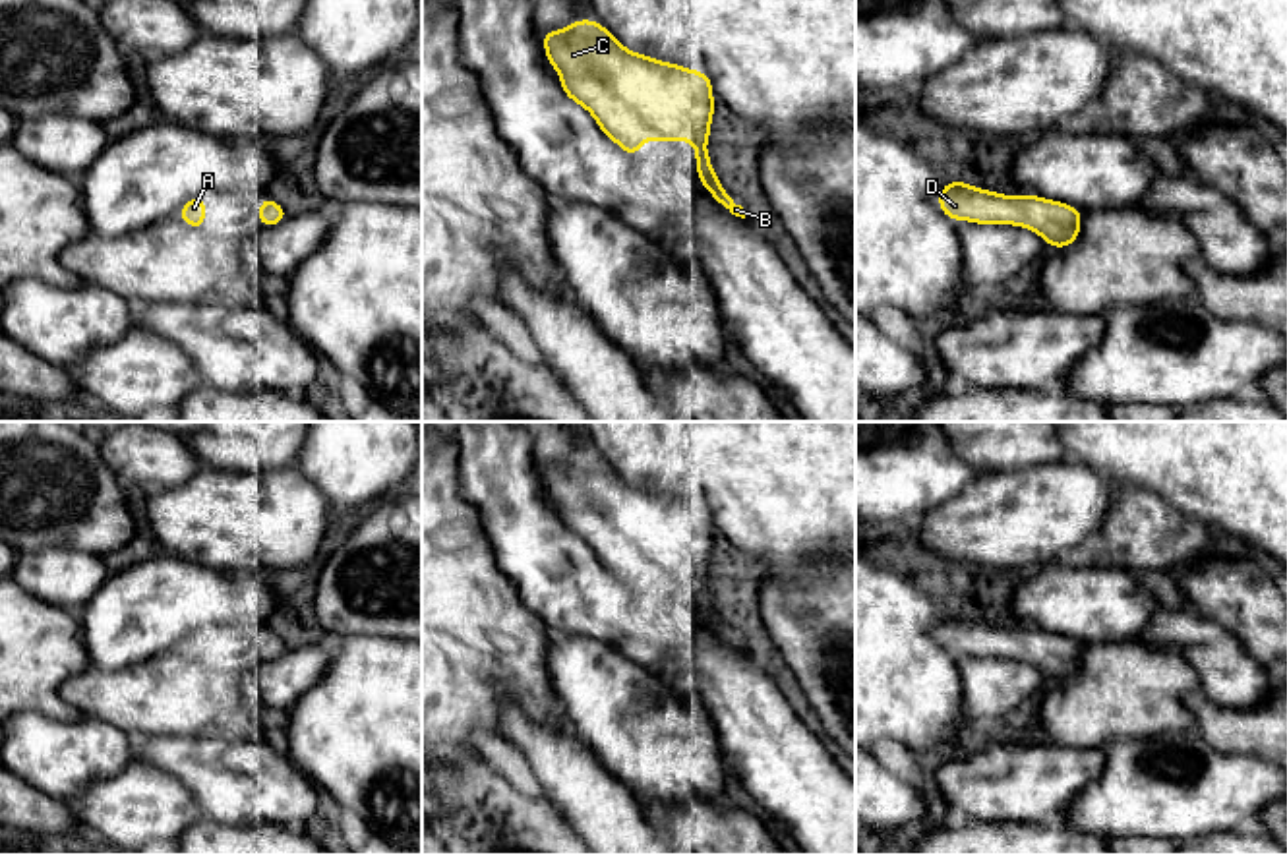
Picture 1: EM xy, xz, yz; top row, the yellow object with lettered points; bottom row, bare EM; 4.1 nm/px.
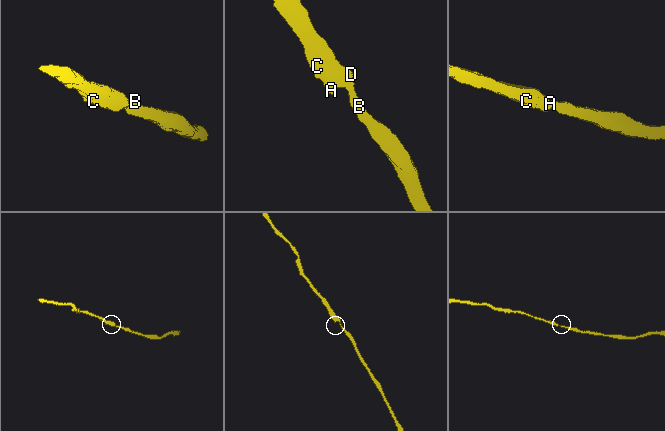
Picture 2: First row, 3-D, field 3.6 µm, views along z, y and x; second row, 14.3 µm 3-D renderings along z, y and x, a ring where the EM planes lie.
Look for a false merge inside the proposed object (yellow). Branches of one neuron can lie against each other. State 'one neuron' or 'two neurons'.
one neuron

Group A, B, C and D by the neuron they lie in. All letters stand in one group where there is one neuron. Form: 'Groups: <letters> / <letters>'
Groups: A B C D

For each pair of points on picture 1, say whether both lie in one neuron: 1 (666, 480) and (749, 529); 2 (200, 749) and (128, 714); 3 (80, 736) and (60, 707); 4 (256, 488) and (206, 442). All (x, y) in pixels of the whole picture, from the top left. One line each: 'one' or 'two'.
1: one
2: two
3: two
4: two

